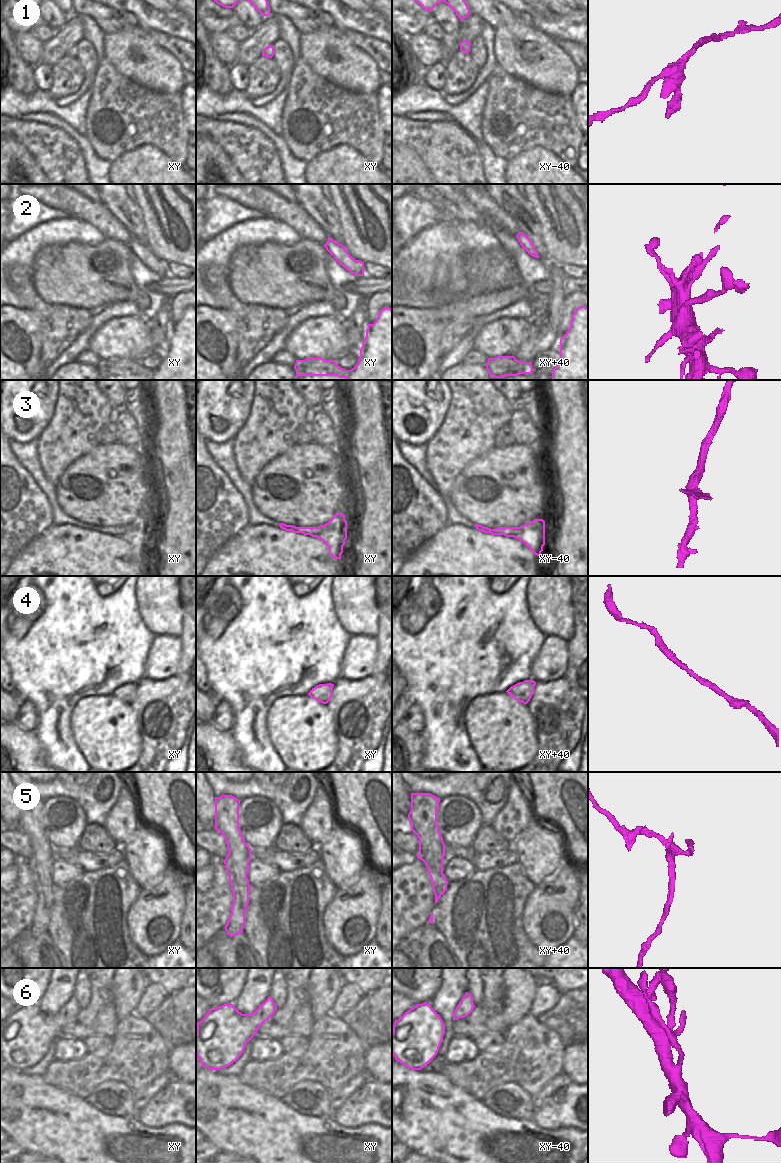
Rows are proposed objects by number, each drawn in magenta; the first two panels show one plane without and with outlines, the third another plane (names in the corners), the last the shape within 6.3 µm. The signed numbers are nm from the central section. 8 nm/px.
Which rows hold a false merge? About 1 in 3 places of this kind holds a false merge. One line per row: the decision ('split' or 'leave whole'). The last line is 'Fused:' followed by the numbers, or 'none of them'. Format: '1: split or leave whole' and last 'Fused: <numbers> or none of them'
1: leave whole
2: leave whole
3: split
4: leave whole
5: split
6: leave whole
Fused: 3, 5

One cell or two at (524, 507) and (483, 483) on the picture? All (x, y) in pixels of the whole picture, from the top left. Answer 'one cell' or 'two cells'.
one cell

